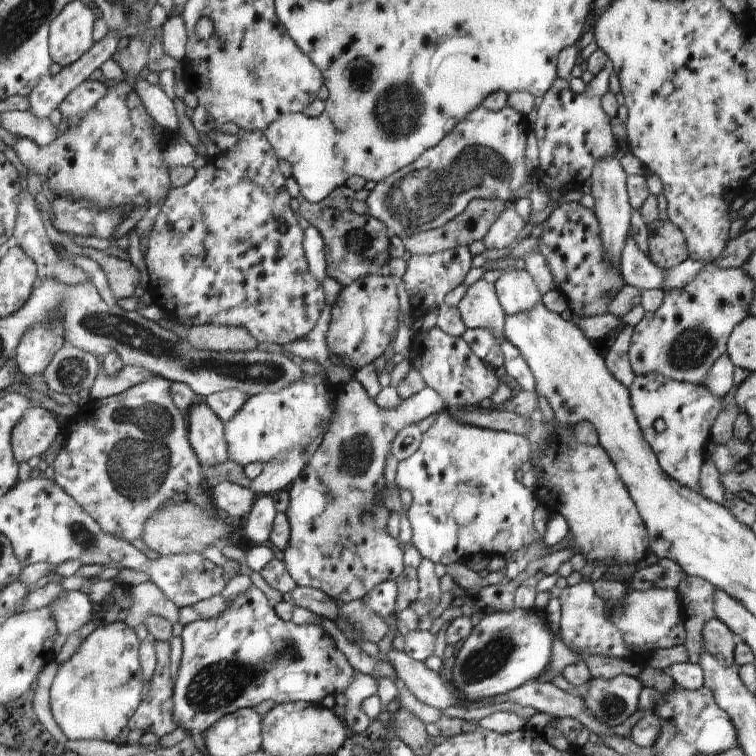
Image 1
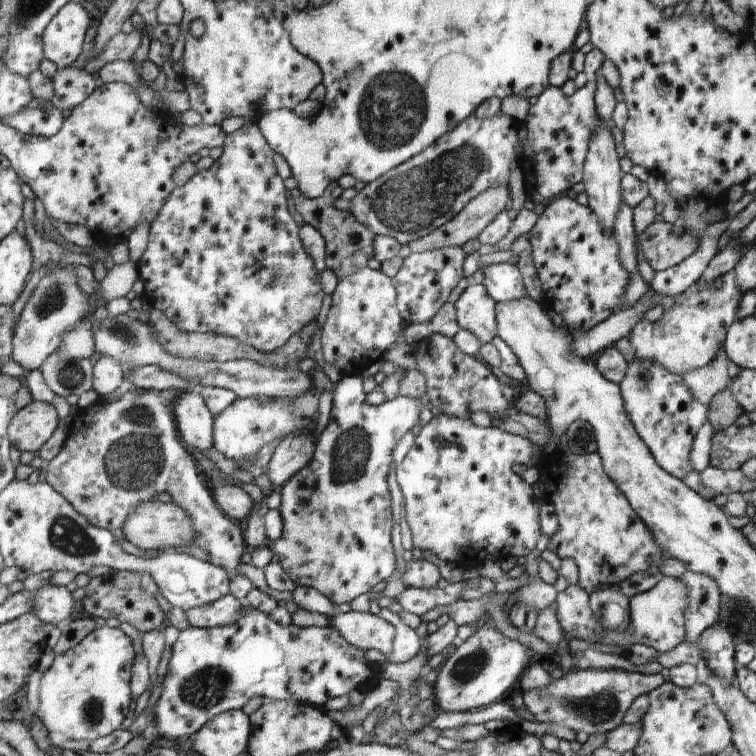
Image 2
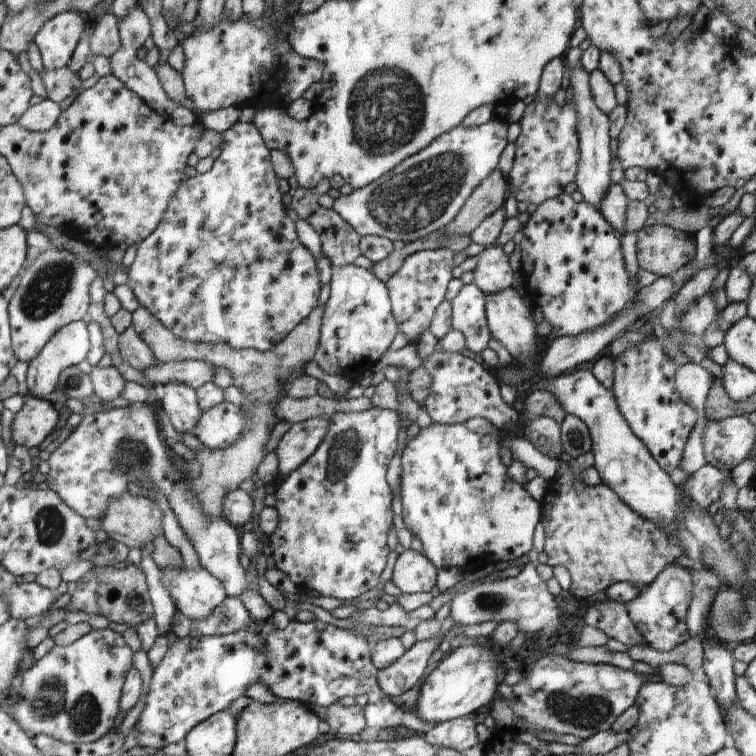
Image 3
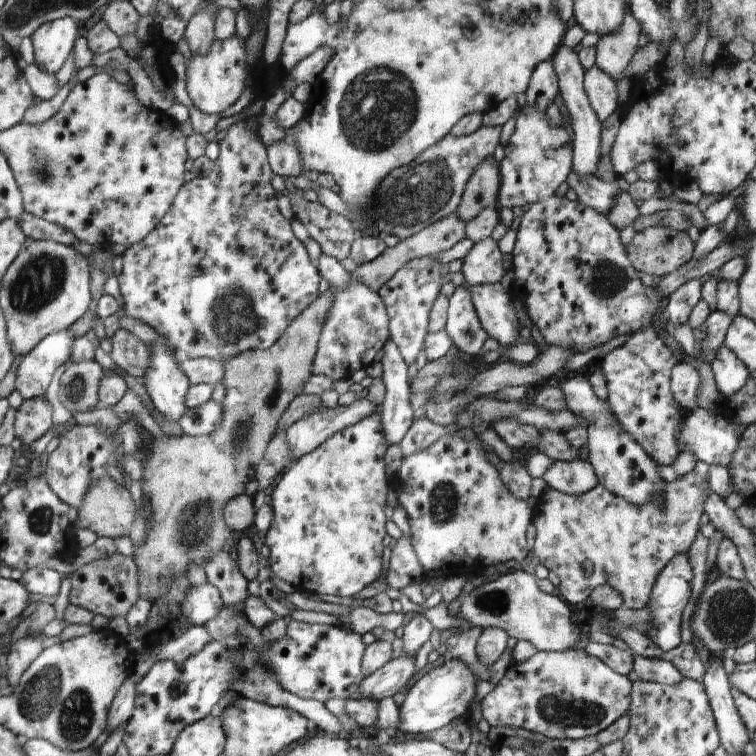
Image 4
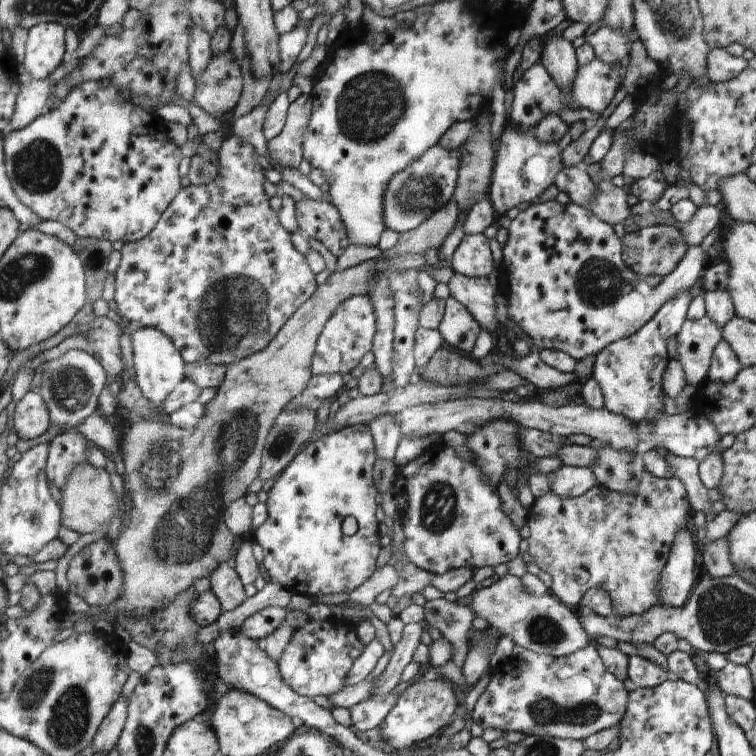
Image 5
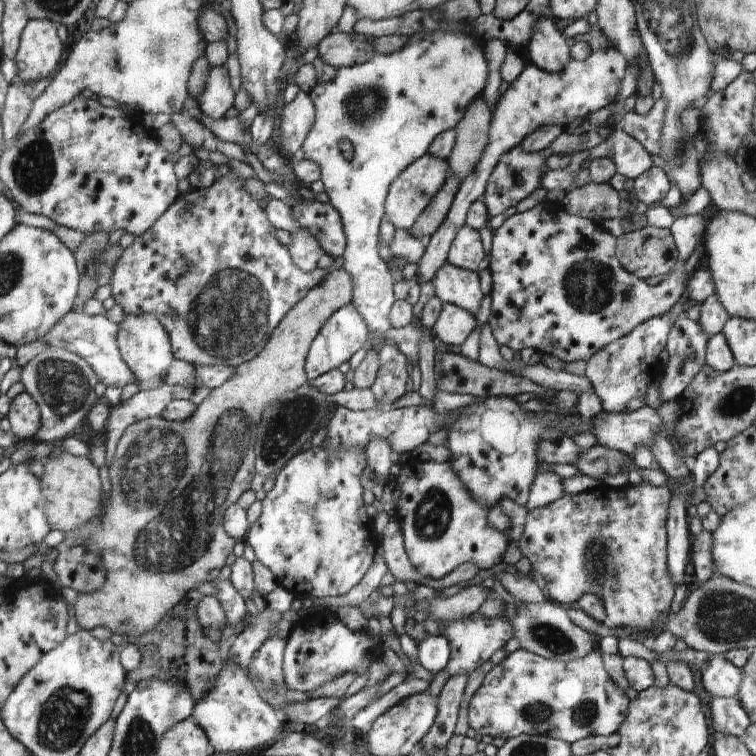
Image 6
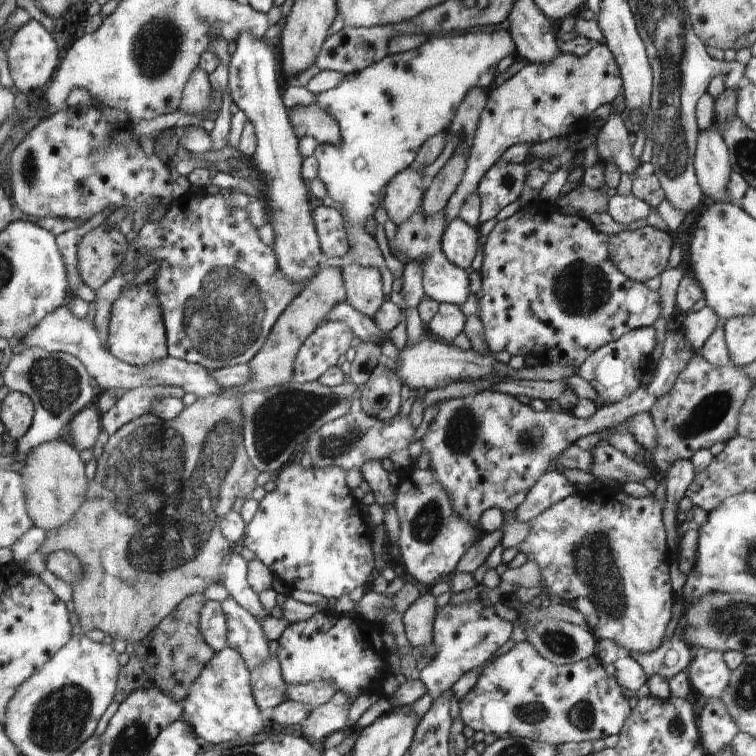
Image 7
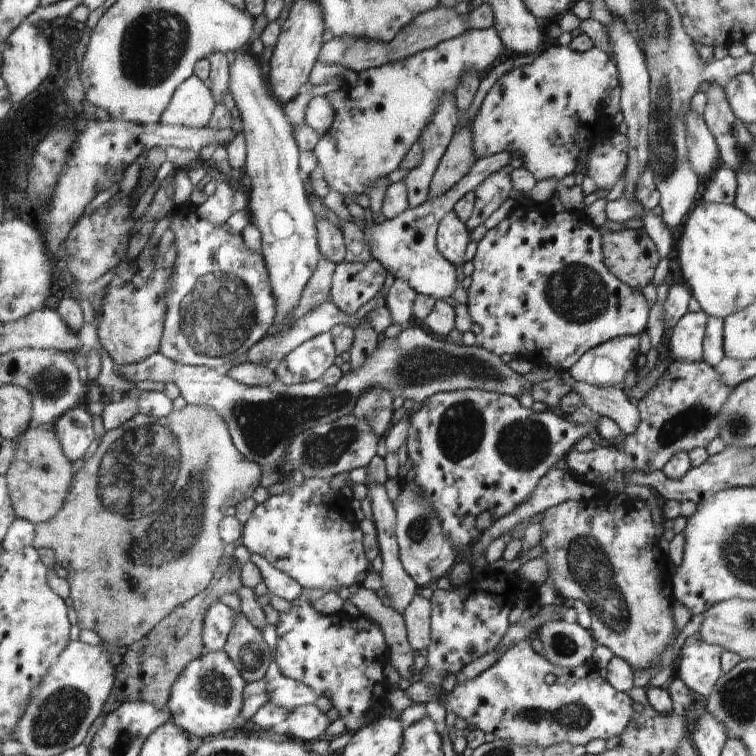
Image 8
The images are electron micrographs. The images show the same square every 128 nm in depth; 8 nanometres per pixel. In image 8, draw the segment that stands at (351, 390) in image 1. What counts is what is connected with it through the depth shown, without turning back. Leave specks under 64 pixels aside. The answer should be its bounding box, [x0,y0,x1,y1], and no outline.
[241,478,368,593]

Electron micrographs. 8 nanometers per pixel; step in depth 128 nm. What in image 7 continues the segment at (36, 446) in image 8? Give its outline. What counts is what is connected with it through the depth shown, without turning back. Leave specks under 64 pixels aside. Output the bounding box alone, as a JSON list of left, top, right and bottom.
[21,438,92,532]

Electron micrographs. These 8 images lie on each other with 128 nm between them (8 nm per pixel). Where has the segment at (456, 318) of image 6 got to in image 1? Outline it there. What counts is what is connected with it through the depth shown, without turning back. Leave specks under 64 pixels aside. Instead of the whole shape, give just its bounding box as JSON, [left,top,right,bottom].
[456,279,506,338]

